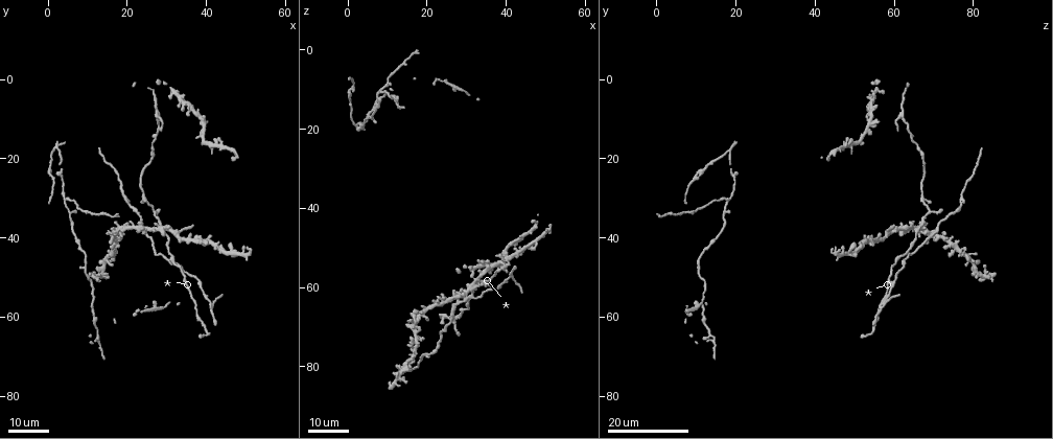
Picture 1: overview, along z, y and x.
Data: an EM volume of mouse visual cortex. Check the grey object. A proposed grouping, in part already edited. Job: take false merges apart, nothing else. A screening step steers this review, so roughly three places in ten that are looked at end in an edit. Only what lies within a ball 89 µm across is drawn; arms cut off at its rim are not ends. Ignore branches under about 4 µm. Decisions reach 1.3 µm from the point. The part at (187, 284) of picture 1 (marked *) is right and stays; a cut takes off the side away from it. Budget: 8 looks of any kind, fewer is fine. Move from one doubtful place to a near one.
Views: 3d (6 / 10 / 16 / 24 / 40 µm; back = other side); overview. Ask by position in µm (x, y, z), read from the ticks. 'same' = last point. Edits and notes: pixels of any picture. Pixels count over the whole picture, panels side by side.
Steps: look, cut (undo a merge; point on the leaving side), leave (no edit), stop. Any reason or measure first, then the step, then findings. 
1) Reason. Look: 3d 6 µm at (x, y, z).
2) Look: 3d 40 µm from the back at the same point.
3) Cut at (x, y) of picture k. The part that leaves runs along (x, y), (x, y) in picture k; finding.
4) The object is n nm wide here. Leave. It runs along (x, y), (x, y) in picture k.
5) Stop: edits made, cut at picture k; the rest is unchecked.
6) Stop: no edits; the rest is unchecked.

A fork. Look: 3d 24 µm at (30.5, 46.0, 62.5).

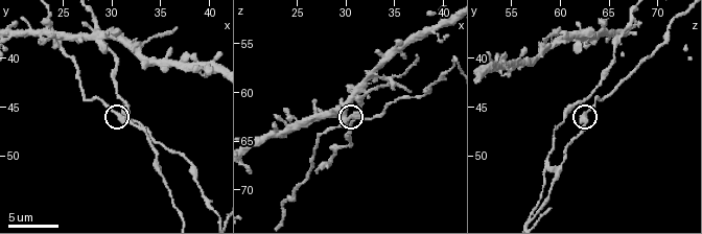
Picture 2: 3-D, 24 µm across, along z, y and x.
Look: 3d 6 µm at (30.4, 45.6, 62.4).

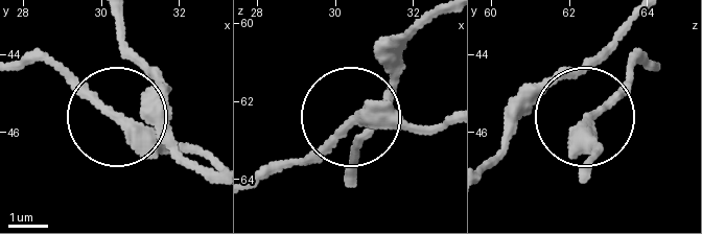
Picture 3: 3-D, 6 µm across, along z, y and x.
The object is 260 nm wide here. Leave. It runs along (428, 24), (404, 47), (384, 94), (354, 114), (448, 124) in picture 3; continuous, no second cell.

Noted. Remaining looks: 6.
Look: 3d 10 µm at (29.4, 37.8, 61.6).

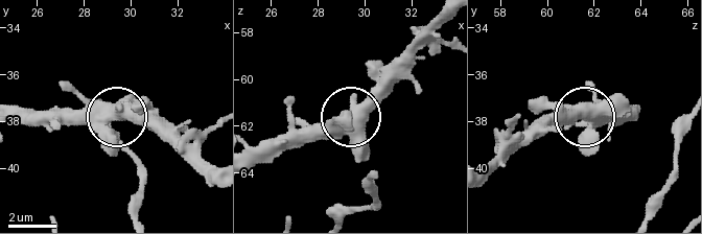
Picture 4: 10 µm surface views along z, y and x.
Look: 3d 6 µm at (29.2, 37.9, 61.6).

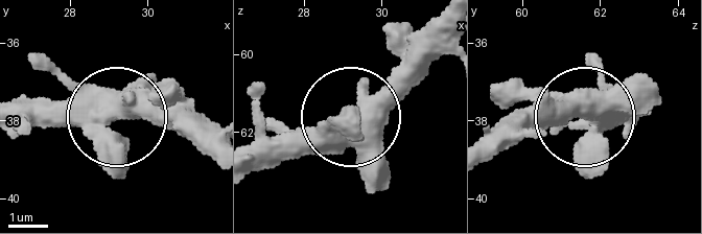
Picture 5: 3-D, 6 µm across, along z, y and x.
4 arms meet here. Leave. Continuous, no second cell.

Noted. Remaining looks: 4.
Two arms in line, one across. Look: 3d 6 µm at (32.8, 39.0, 58.2).

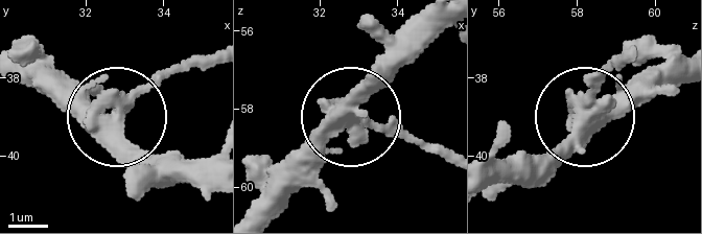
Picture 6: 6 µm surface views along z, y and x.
Look: 3d 6 µm from the back at (32.75, 39.10, 58.15).

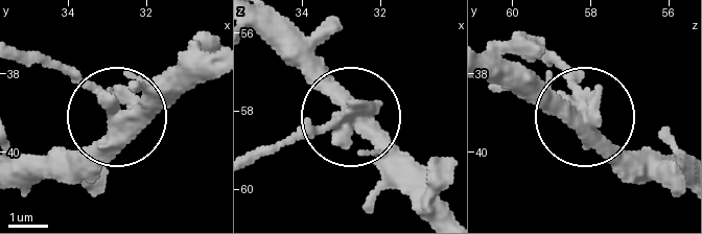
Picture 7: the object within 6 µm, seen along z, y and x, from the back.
3 arms meet here. Cut at (68, 72) of picture 7. The part that leaves runs along (351, 110), (255, 150) in picture 7; a second cell is stuck on.

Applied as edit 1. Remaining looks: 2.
Stop: edits made, cut at picture 7; the rest is unchecked.

